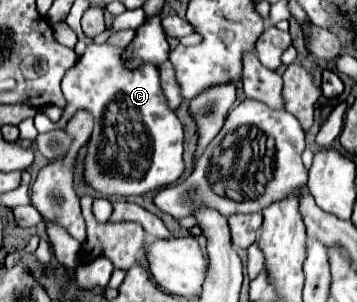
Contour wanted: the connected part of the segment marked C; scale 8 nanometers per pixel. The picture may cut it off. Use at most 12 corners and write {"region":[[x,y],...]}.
{"region":[[91,44],[63,78],[61,120],[93,114],[85,182],[141,196],[185,172],[159,70]]}

